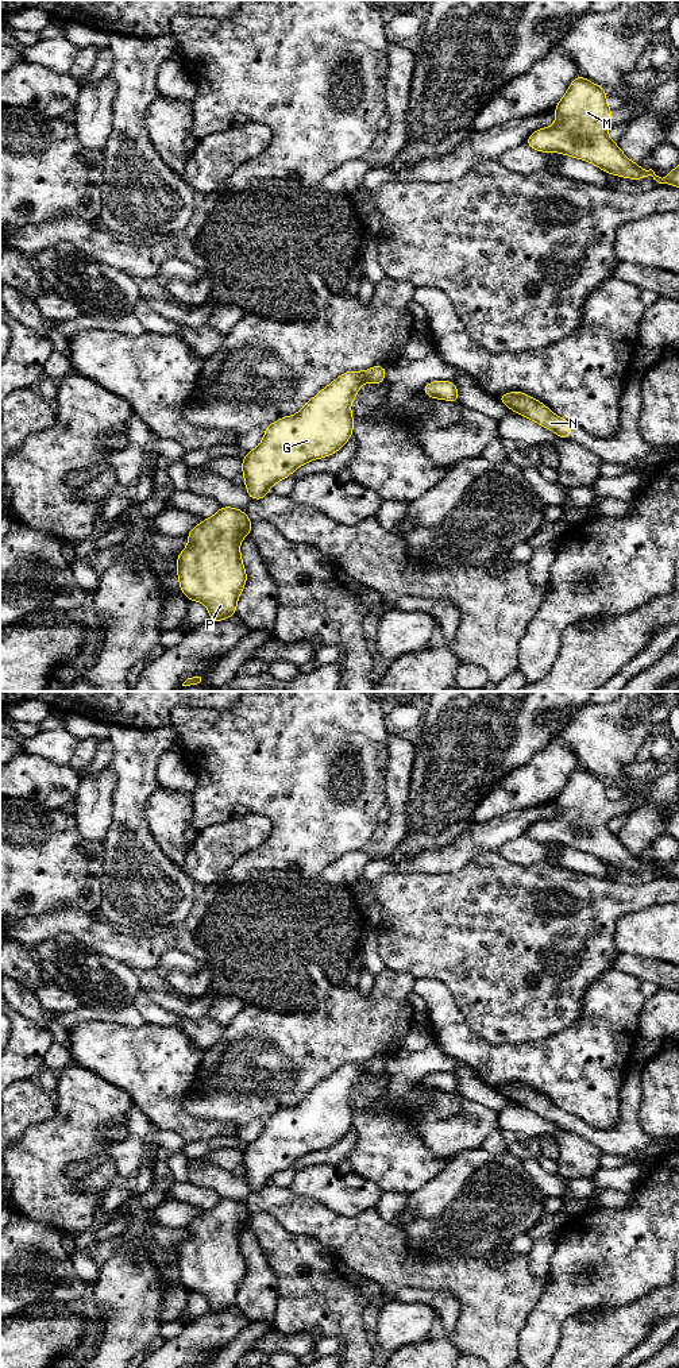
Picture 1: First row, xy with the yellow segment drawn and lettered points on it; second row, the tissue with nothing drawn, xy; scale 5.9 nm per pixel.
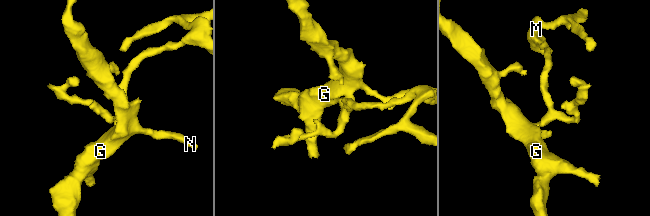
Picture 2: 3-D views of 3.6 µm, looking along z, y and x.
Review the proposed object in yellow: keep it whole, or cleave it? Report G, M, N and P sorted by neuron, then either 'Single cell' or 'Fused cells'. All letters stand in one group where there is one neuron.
Groups: G M N P. Single cell

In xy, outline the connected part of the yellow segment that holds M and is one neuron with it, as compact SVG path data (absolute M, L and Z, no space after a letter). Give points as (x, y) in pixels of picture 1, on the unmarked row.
M578 767L553 802L556 804L556 814L551 818L537 821L528 828L525 835L532 840L543 844L562 844L589 852L614 867L632 871L652 867L659 875L679 878L679 856L666 870L661 870L652 860L643 862L640 856L628 851L617 835L609 831L610 806L614 802L606 795L606 782L603 779L590 774L583 767Z

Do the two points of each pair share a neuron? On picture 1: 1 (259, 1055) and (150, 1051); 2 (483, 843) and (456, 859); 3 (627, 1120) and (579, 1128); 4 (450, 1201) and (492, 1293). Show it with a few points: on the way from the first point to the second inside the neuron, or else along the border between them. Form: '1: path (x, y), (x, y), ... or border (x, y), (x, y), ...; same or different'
1: border (205, 1051), (196, 1085); different
2: path (477, 843), (473, 843), (463, 852); same
3: path (617, 1132), (614, 1135), (591, 1135); same
4: border (504, 1243), (486, 1253), (455, 1255), (443, 1260); different

